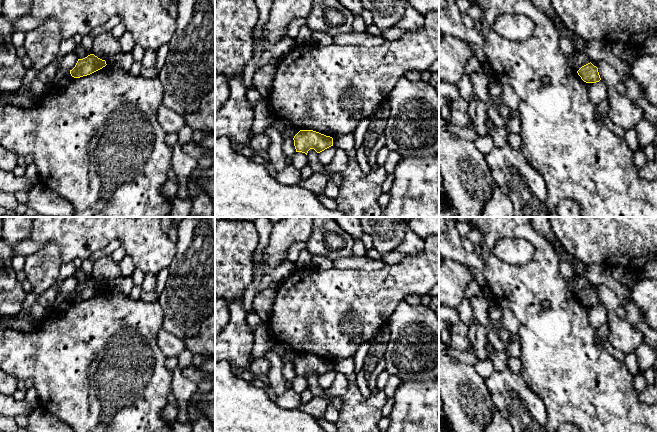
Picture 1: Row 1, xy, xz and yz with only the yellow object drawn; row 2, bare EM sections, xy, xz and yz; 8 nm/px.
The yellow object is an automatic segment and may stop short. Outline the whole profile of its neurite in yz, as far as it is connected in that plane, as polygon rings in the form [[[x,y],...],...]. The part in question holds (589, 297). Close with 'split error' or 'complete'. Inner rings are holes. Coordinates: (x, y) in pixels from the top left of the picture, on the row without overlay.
[[[591,286],[582,290],[578,295],[578,299],[586,307],[596,307],[601,304],[598,292]]]; complete

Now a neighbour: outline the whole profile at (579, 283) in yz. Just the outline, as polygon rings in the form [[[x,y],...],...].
[[[577,276],[574,279],[566,279],[567,286],[576,295],[578,295],[582,290],[590,287],[590,282],[584,276]]]

